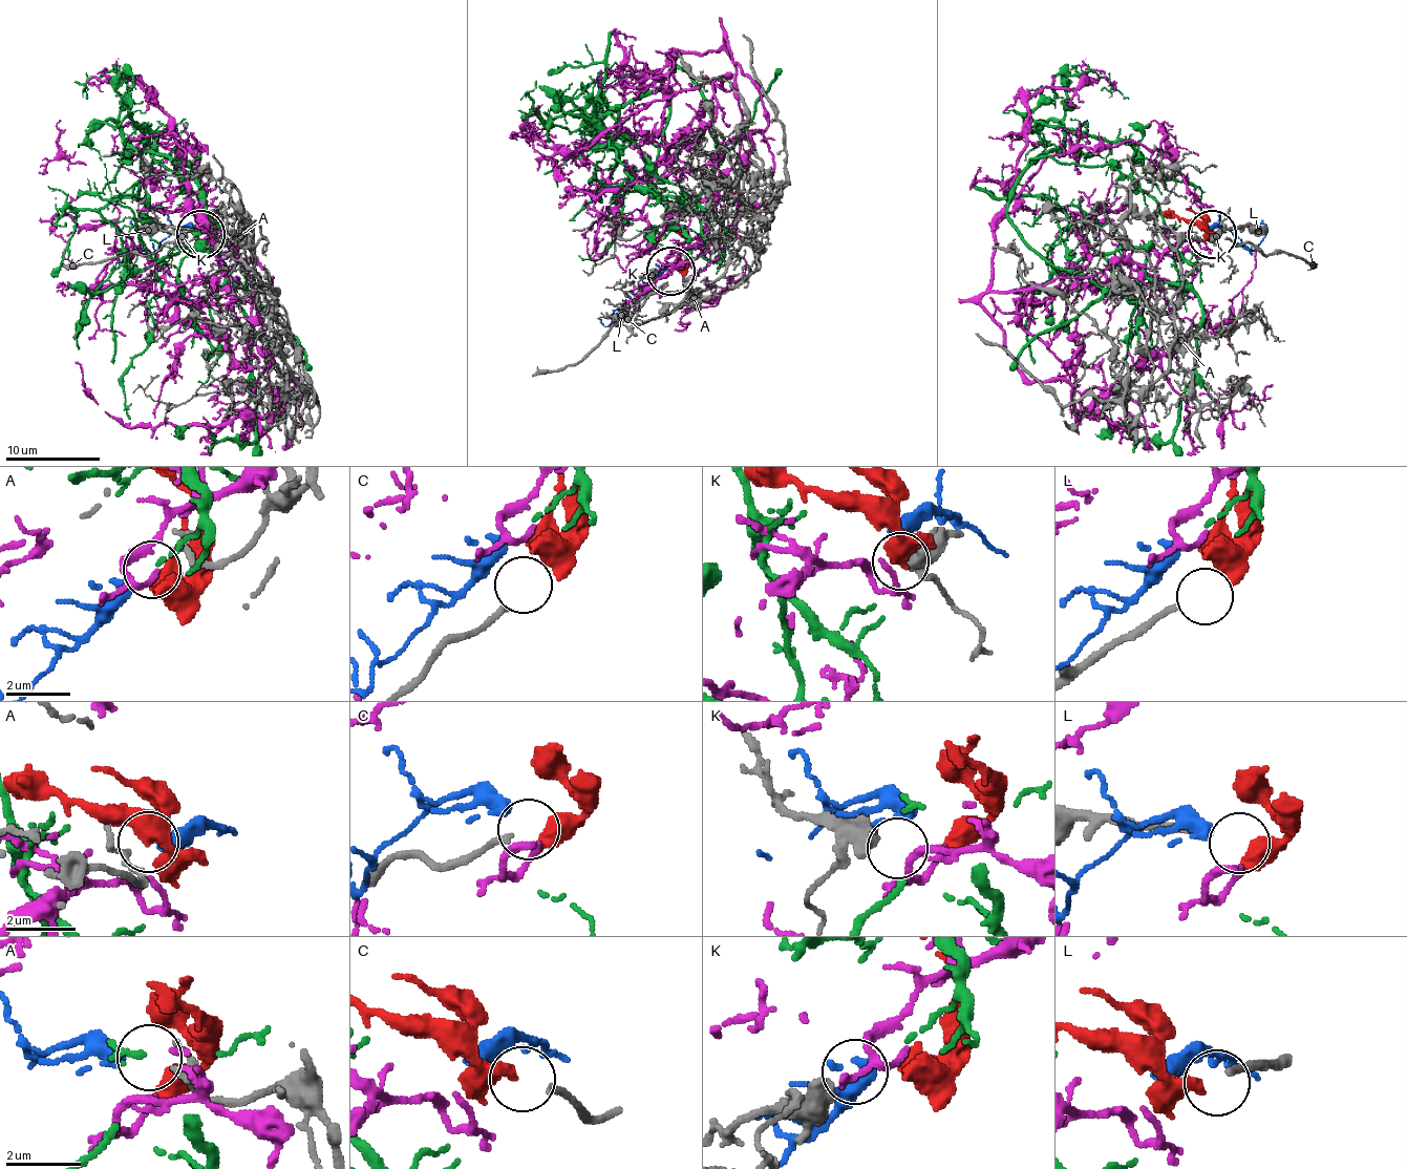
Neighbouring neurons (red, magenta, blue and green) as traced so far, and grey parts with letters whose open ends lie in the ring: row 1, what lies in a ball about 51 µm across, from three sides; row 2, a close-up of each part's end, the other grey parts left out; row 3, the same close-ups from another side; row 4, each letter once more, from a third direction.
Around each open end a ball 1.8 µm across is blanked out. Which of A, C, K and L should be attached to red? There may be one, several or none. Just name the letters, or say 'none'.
C

